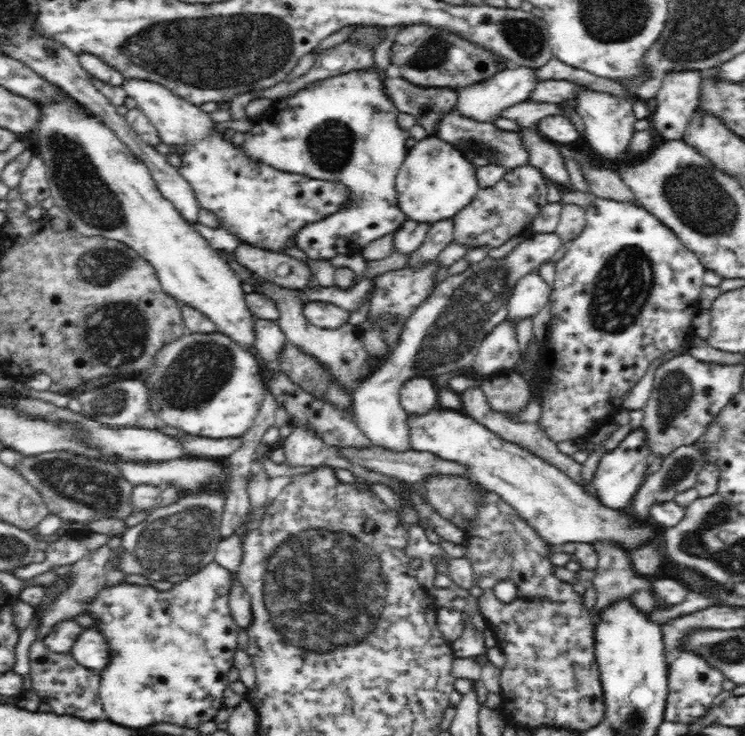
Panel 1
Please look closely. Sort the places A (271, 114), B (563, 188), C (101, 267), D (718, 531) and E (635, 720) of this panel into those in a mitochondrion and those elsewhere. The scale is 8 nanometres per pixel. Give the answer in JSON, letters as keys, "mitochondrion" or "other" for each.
{"A":"other","B":"other","C":"mitochondrion","D":"mitochondrion","E":"mitochondrion"}

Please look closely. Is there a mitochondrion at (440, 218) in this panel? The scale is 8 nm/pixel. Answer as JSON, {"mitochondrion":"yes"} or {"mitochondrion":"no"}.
{"mitochondrion":"no"}

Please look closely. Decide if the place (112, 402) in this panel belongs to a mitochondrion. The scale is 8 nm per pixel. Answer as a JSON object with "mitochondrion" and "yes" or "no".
{"mitochondrion":"yes"}

